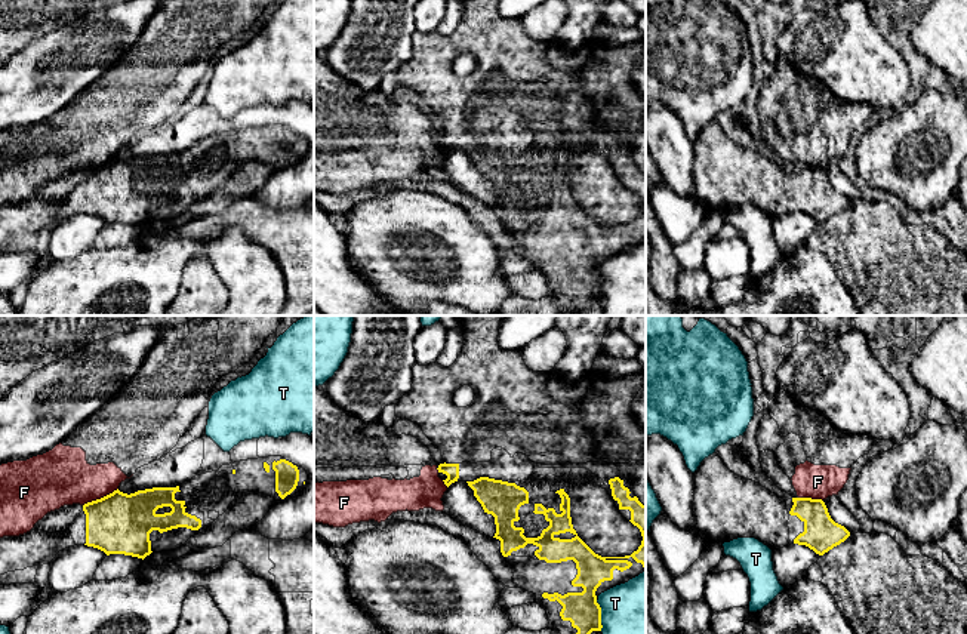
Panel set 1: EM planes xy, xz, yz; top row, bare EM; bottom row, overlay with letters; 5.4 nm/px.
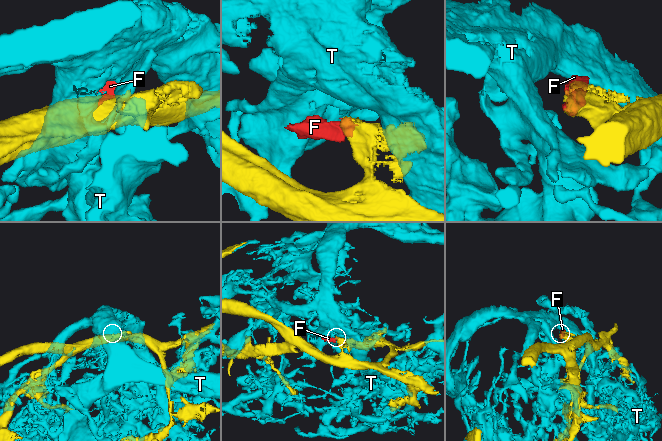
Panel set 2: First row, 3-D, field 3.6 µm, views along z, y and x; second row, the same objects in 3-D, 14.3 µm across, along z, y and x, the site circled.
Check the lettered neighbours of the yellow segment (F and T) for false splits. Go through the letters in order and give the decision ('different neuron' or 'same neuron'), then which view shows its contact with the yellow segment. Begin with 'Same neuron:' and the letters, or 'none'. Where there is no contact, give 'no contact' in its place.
Same neuron: none
F: different neuron | xy
T: different neuron | xz

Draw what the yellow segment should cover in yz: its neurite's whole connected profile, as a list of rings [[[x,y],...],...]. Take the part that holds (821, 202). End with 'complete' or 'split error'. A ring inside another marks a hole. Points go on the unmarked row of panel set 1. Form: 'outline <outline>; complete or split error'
outline [[[715,120],[693,142],[695,196],[709,209],[755,206],[770,218],[798,212],[823,224],[850,204],[831,187],[822,167],[785,169],[732,141]]]; split error

